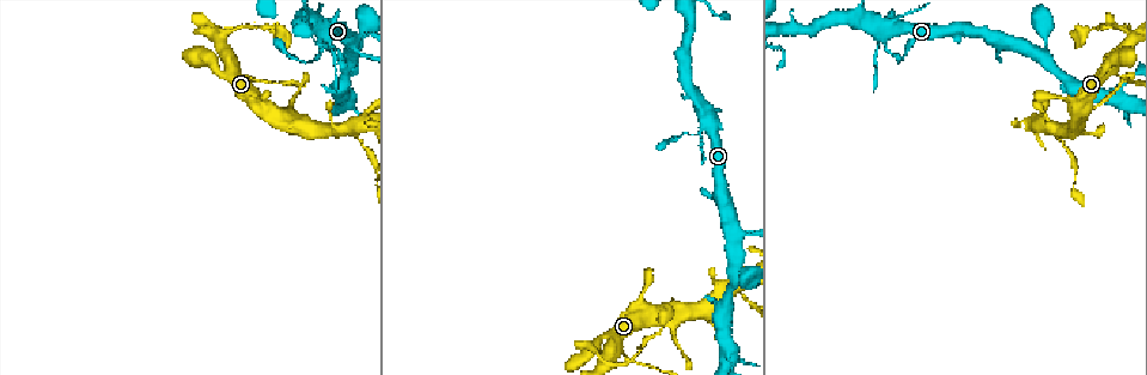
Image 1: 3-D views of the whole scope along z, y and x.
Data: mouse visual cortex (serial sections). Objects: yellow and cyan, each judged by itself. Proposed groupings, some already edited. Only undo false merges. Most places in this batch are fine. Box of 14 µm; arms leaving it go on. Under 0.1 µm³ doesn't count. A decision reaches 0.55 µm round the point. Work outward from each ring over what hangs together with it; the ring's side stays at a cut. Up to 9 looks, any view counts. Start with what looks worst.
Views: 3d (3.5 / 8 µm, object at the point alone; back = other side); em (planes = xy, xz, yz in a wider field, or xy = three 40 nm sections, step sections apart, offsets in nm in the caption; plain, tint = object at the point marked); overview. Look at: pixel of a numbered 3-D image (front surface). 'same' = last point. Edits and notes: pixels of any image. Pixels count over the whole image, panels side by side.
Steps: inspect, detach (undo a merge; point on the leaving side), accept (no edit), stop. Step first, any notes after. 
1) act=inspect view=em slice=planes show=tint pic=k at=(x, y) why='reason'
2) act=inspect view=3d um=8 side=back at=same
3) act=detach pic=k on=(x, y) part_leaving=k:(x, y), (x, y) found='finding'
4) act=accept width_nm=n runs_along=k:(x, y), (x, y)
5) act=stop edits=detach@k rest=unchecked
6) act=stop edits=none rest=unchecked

act=inspect view=3d um=3.5 side=back pic=1 at=(623, 353) why='calibre changes'

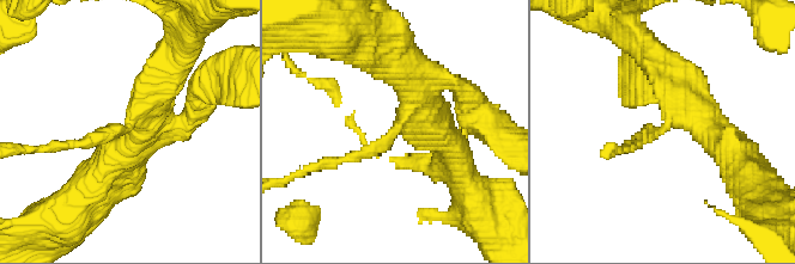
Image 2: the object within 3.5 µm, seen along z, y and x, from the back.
act=inspect view=em slice=xy step=1 show=tint pic=2 at=(659, 134) arm_widths_nm=150,450

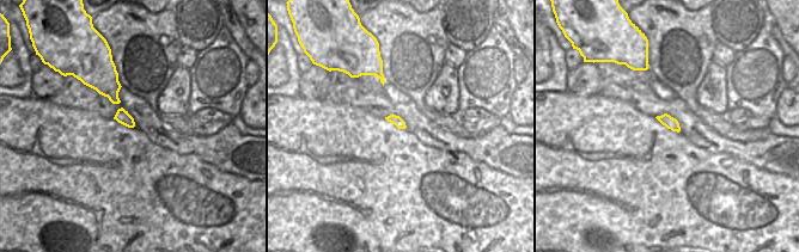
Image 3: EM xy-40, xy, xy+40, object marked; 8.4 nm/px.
act=accept runs_along=2:(417, 81), (388, 140), (321, 164) found='one cell here'

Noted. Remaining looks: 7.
act=inspect view=3d um=3.5 side=back pic=1 at=(608, 367) why='three arms meet'

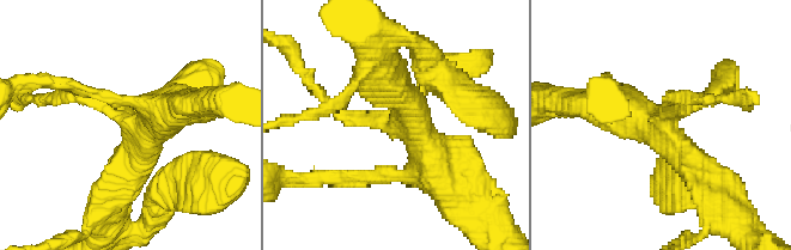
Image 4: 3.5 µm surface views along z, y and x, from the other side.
act=accept runs_along=4:(125, 172), (180, 84) found='continuous, no second cell'

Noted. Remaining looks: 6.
act=inspect view=3d um=3.5 pic=1 at=(357, 41) why='four or more arms meet'

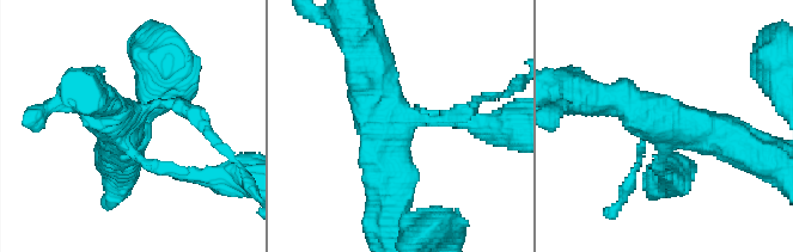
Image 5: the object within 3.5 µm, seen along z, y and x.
act=inspect view=em slice=xy step=2 show=tint pic=5 at=(125, 121) arms=4 arm_widths_nm=150,150,400,450

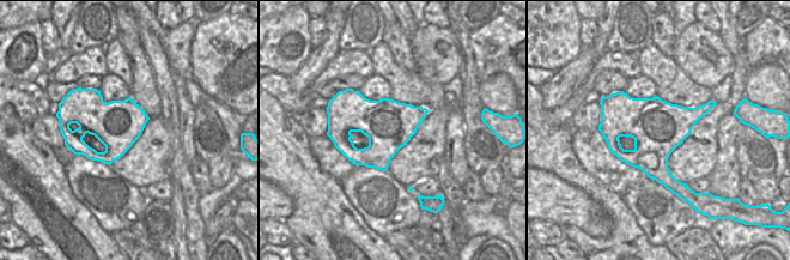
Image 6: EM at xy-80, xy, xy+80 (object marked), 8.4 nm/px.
act=accept runs_along=5:(604, 98), (742, 139) found='all the same cell'

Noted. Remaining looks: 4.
act=inspect view=3d um=3.5 pic=1 at=(361, 121) why='four arms meet'

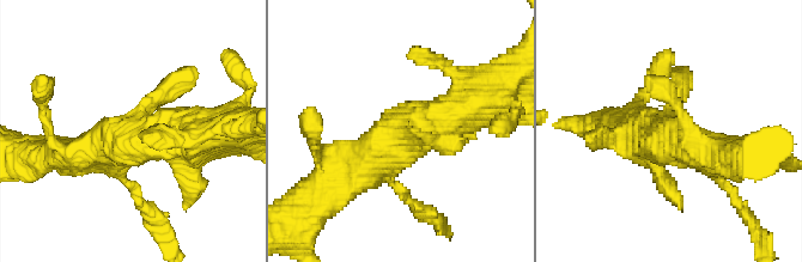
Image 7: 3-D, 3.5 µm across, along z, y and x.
act=inspect view=em slice=xy step=5 show=tint pic=7 at=(139, 126)

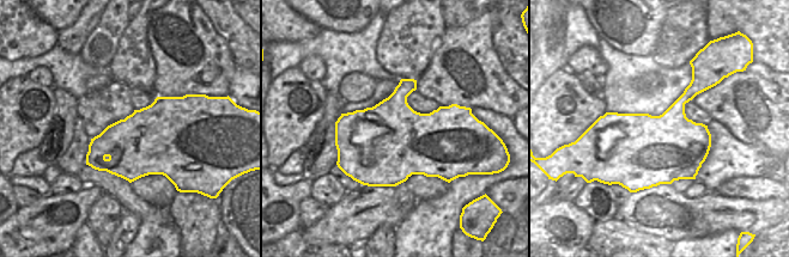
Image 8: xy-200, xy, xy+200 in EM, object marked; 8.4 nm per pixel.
act=inspect view=em slice=planes show=tint at=same

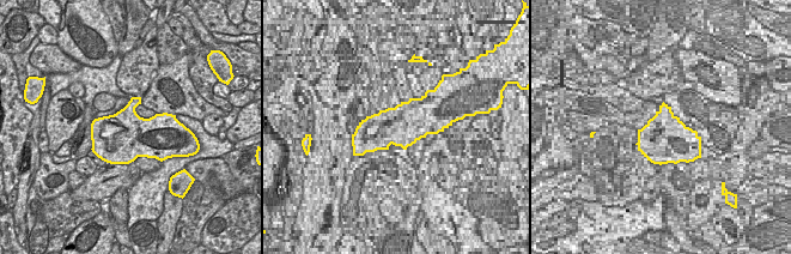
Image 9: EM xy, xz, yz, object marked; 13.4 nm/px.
act=accept arms=4 arm_widths_nm=150,200,250,500 runs_along=7:(91, 153), (183, 69) found='one cell here'

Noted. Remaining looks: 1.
act=stop edits=none rest=unchecked

